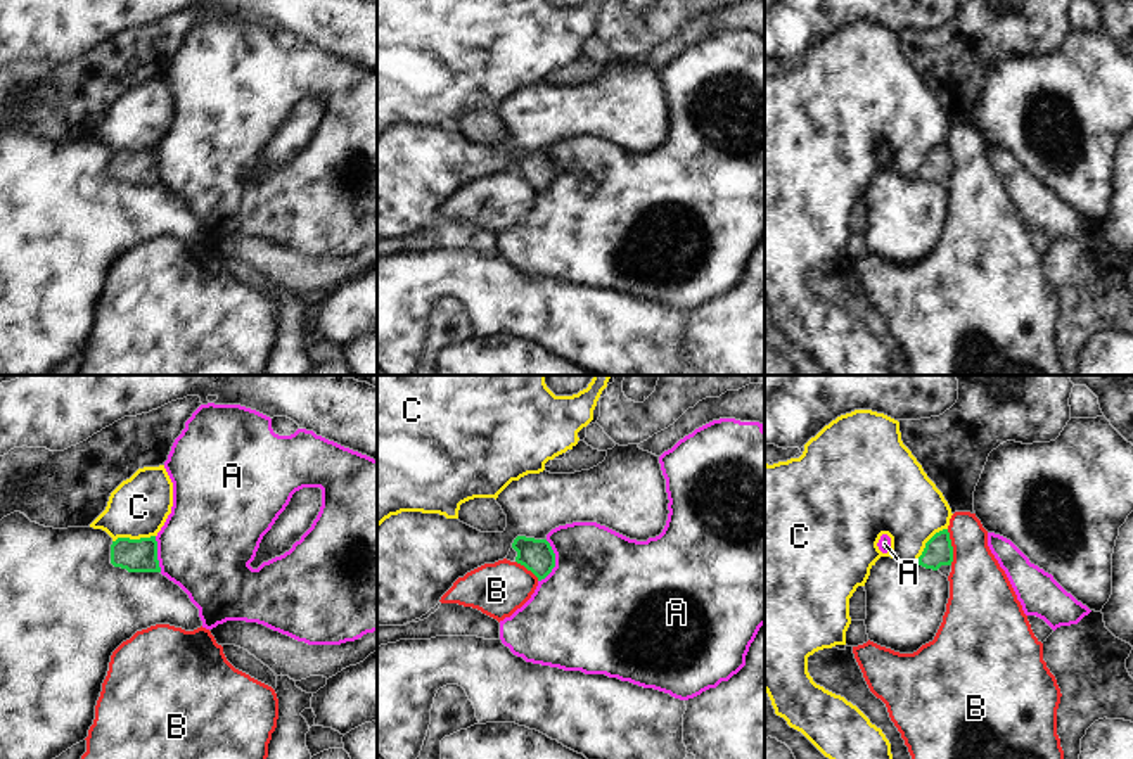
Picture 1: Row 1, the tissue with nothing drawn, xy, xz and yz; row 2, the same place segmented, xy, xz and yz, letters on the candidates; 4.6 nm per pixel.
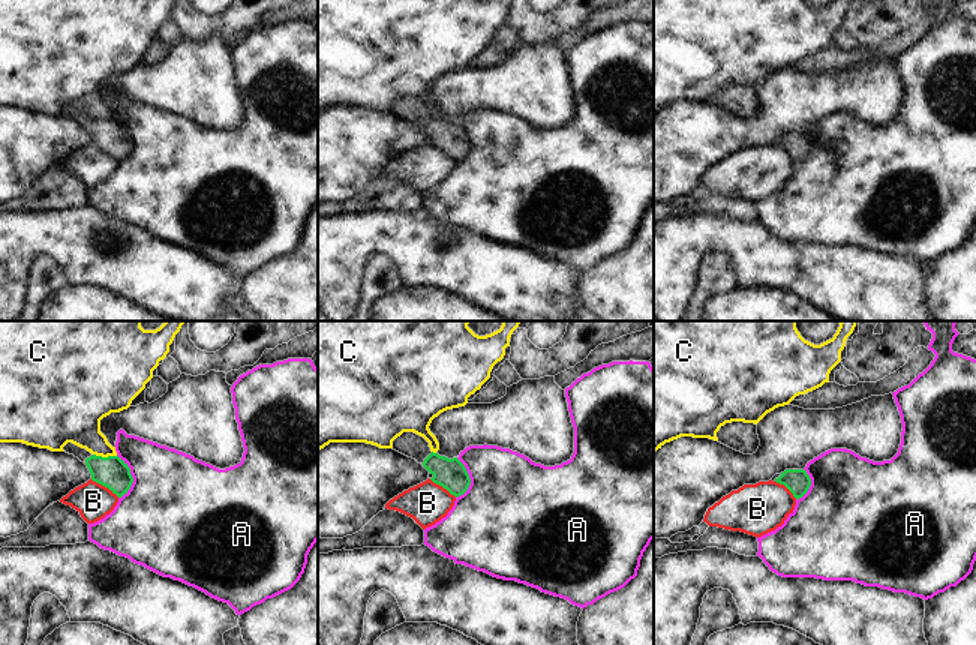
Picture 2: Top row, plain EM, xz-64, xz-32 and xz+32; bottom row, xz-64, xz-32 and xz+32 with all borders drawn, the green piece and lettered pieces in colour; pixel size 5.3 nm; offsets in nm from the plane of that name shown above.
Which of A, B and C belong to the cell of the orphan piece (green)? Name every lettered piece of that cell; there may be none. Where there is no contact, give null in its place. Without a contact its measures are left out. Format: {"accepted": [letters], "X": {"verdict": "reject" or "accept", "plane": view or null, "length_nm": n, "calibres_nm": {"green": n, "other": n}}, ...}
{"accepted": [], "A": {"verdict": "reject", "plane": "xz", "length_nm": 200, "calibres_nm": {"green": 160, "other": 480}}, "B": {"verdict": "reject", "plane": "yz", "length_nm": 170, "calibres_nm": {"green": 130, "other": 280}}, "C": {"verdict": "reject", "plane": "xy", "length_nm": 200, "calibres_nm": {"green": 160, "other": 280}}}

